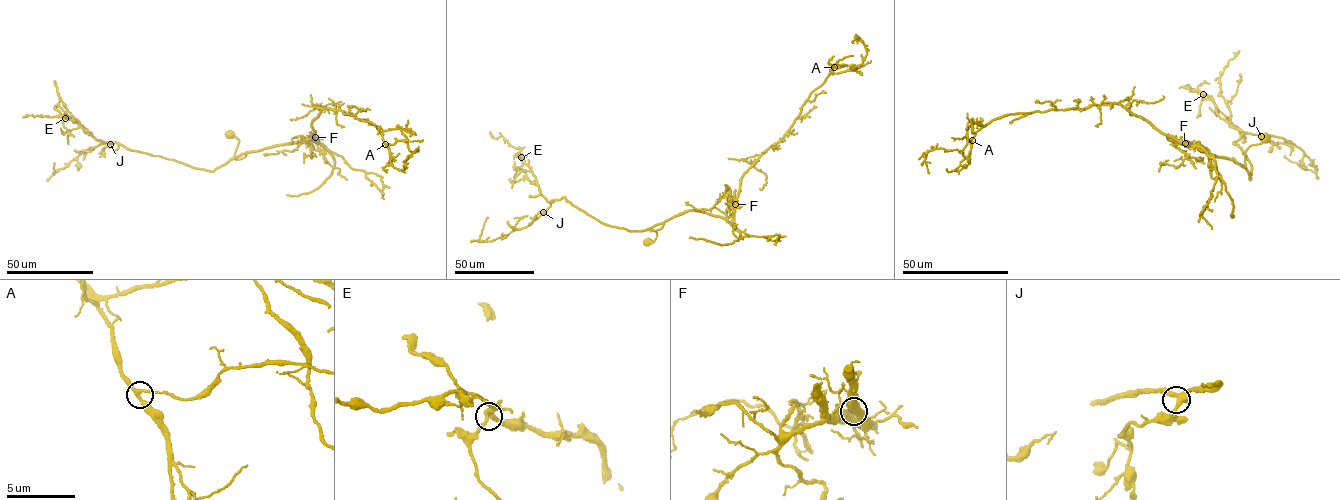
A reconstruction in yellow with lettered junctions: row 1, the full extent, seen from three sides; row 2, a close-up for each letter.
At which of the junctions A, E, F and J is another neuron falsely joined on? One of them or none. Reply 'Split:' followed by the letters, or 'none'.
Split: F

